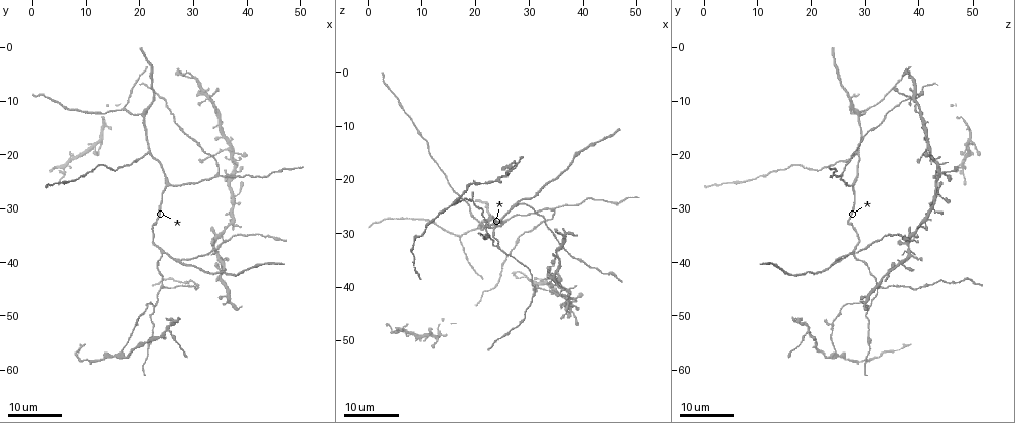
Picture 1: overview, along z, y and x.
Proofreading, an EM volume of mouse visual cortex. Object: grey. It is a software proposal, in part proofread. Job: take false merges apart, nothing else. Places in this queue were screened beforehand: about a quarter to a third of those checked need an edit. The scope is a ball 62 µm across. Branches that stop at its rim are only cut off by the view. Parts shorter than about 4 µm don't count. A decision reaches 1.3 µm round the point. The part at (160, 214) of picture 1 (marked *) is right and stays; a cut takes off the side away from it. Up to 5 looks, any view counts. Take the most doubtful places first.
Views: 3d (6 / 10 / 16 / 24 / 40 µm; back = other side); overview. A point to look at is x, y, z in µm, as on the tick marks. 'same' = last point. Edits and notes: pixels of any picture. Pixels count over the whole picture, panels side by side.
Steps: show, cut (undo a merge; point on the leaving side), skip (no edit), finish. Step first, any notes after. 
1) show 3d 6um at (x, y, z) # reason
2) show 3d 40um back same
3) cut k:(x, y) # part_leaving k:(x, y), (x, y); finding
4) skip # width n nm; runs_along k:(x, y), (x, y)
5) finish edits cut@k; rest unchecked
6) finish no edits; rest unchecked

show 3d 16um at (23.0, 48.5, 30.5) # arms part here

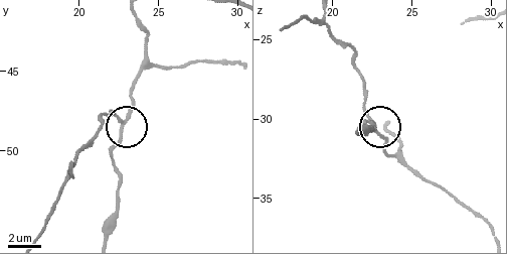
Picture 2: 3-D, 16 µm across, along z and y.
show 3d 10um same

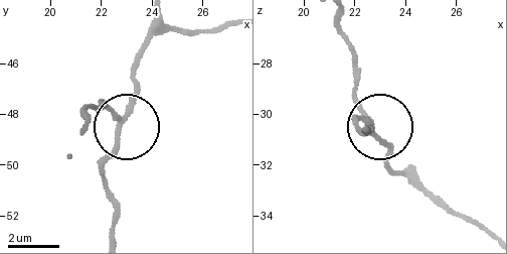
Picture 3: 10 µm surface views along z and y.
show 3d 6um same

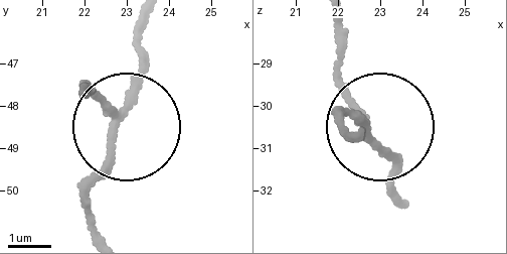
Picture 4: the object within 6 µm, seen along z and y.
cut 4:(346, 85) # arms 3; a second neuron is stuck on

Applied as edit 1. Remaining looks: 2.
show 3d 16um at (24.5, 38.5, 27.5) # arms part here

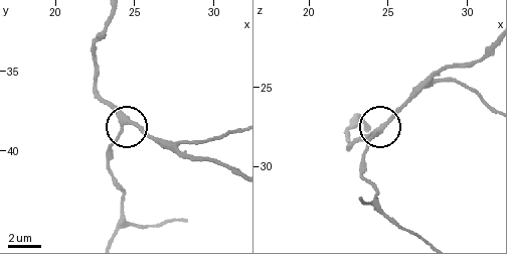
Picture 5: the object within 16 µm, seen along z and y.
show 3d 6um at (24.4, 38.3, 27.7)

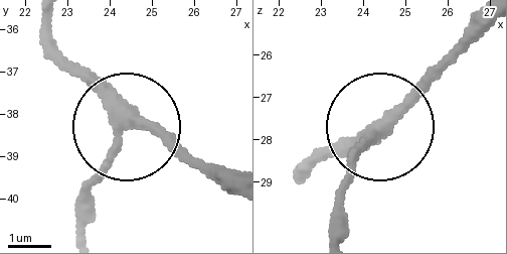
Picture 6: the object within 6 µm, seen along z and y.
skip # width 290 nm; all the same neuron

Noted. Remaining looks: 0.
finish edits cut@4; rest unchecked

